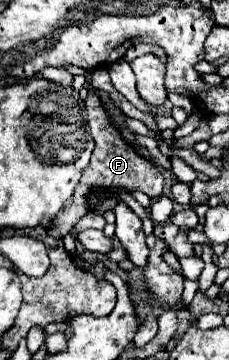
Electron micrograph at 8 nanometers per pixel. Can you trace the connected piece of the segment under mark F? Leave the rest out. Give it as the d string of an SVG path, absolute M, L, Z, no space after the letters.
M89 93L85 99L87 105L87 119L89 119L89 127L91 127L91 135L95 139L95 151L91 157L91 163L83 169L83 177L79 181L79 185L73 191L71 197L71 205L63 209L65 217L55 219L55 227L57 231L49 231L53 237L65 237L71 227L89 211L89 195L99 191L99 189L125 189L125 191L143 191L145 195L149 195L151 199L159 197L163 191L163 175L159 173L159 169L147 161L145 157L141 157L123 137L121 131L111 123L105 105L101 103L101 99L95 93Z

